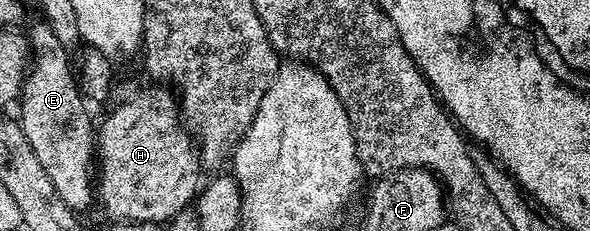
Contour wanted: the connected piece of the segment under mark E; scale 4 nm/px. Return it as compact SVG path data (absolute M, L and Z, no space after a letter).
M38 23L29 31L29 71L23 82L23 95L17 104L17 119L25 130L25 138L29 138L29 146L33 146L33 154L37 154L41 166L45 166L49 182L53 182L57 194L61 194L61 202L65 202L65 206L69 206L72 212L83 214L91 200L93 204L93 181L97 176L97 132L93 124L91 128L91 116L86 108L88 105L79 90L72 57L71 60L67 57L70 56L68 49L57 42L57 34L49 30L47 23Z

